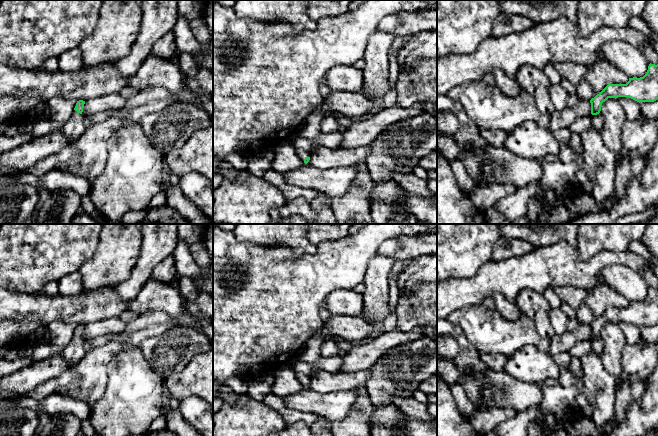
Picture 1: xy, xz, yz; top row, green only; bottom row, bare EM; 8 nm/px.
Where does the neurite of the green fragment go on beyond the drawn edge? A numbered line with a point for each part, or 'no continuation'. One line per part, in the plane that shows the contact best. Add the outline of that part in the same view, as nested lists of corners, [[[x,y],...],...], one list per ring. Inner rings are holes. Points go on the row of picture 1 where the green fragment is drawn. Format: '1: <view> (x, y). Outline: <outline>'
1: xy (74, 127). Outline: [[[74,110],[71,118],[64,124],[62,132],[65,135],[66,144],[75,142],[86,130],[83,123],[85,116]]]

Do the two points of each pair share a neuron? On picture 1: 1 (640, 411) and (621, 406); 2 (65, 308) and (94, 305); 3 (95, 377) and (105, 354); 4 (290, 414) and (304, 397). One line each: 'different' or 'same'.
1: different
2: same
3: same
4: different

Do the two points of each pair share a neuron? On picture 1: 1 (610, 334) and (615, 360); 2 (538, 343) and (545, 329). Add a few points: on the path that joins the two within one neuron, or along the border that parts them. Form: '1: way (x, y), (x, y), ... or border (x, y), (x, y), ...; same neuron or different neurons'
1: way (613, 340), (613, 354); same neuron
2: border (529, 318), (535, 331), (549, 338); different neurons

